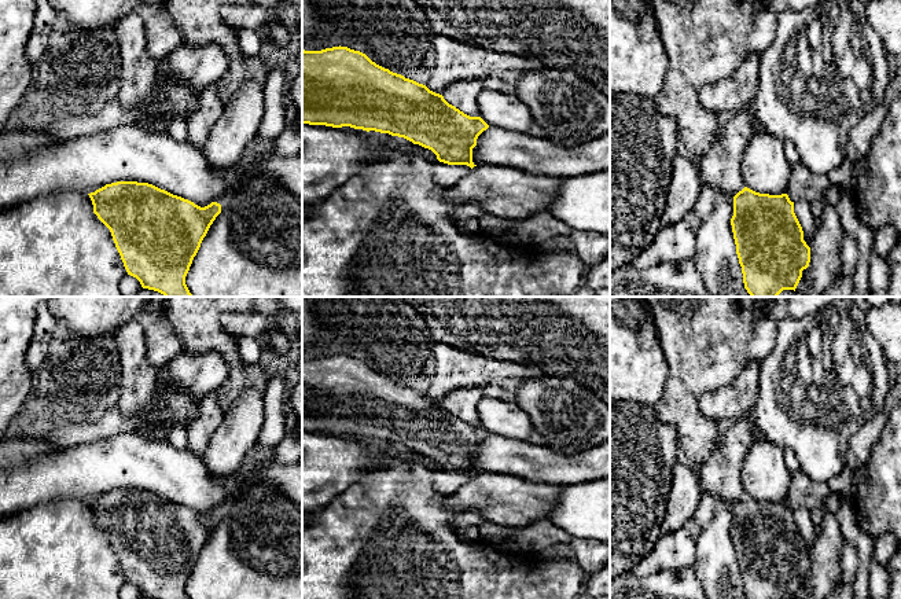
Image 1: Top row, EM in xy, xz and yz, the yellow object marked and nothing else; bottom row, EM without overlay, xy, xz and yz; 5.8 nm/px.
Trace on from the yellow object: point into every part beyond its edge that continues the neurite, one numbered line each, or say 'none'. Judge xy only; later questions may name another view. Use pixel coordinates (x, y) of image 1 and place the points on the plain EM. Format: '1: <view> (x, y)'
1: xy (225, 507)

